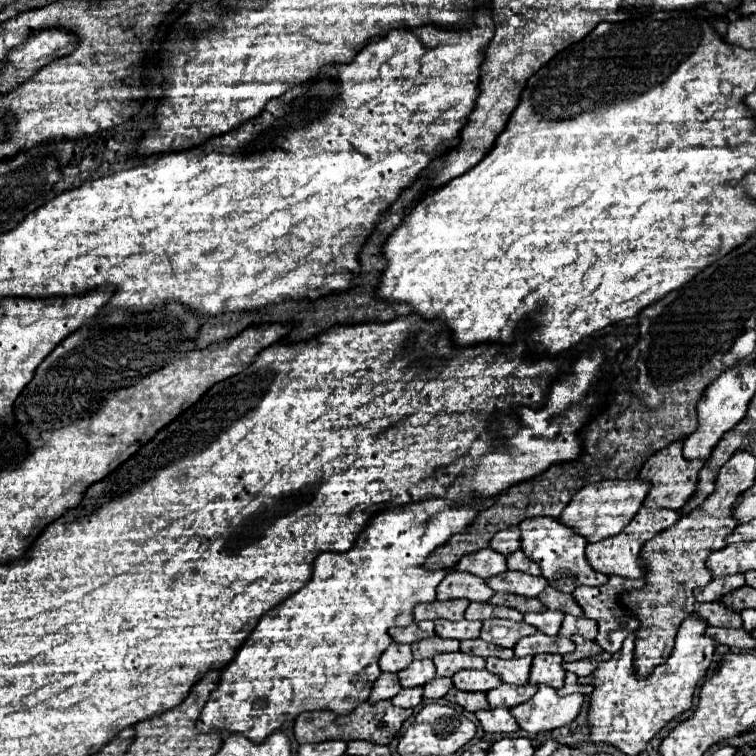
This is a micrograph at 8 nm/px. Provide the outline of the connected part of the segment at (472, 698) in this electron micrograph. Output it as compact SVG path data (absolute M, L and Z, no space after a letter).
M452 687L446 693L446 701L456 703L460 707L464 707L466 711L478 711L478 709L488 709L488 701L486 701L486 693L466 693L466 691L456 691L456 687Z

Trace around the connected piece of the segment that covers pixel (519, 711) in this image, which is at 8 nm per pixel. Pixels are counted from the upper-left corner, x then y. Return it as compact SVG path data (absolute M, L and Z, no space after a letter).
M538 685L536 695L512 707L510 713L516 717L520 729L528 733L542 733L570 725L578 717L582 703L584 703L582 693L560 697L556 689L548 685Z

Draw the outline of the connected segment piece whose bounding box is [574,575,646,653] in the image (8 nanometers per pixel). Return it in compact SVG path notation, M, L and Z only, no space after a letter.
M612 575L606 585L600 585L600 587L582 585L582 587L578 587L578 589L574 591L574 599L576 599L578 603L584 603L584 615L598 621L598 631L600 631L600 633L598 633L598 637L596 637L596 643L598 643L604 651L608 651L608 653L618 651L618 649L622 647L622 641L626 639L626 635L628 635L630 631L636 631L636 629L640 627L640 621L618 601L618 595L620 595L622 591L628 591L630 587L644 587L644 583L646 583L644 579L632 581L632 579L622 579L622 577Z

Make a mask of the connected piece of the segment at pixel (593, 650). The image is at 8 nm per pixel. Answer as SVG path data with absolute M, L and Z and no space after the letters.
M574 635L572 637L574 645L576 645L576 651L564 655L564 661L578 661L578 659L586 659L586 657L592 657L592 655L598 655L602 649L594 643L594 641L588 641L580 635Z

